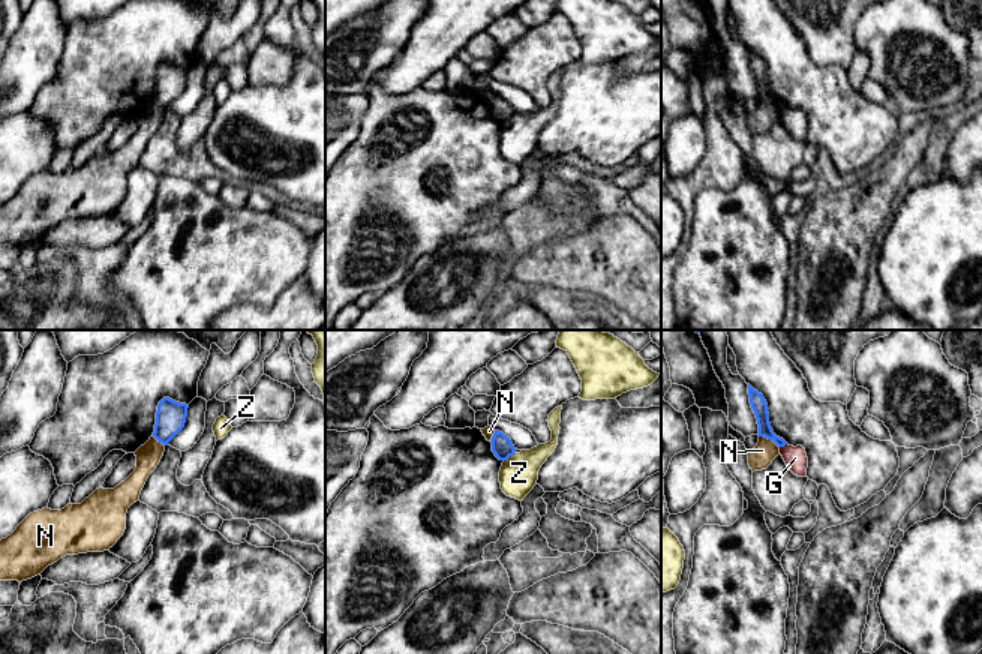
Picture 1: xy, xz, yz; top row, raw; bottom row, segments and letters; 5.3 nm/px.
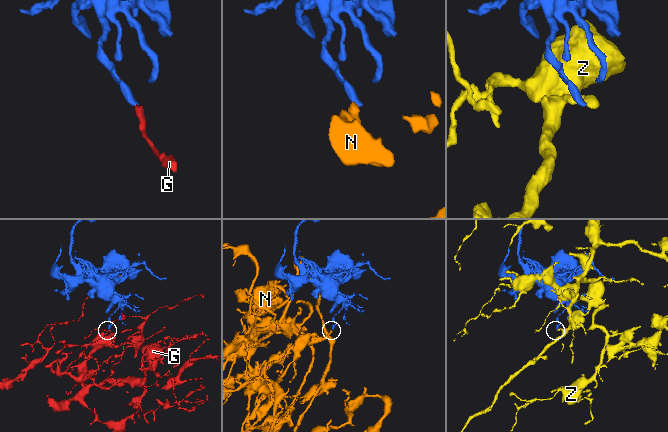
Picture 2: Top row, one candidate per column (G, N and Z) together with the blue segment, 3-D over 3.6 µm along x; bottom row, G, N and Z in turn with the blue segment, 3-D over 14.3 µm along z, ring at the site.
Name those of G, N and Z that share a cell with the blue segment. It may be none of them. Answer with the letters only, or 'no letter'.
no letter

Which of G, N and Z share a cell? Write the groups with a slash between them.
G / N / Z

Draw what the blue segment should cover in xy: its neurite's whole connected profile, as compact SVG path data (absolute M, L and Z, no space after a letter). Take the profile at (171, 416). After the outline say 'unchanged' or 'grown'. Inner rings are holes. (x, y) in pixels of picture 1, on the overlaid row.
M163 398L157 405L153 436L168 446L168 442L184 428L189 405Z | unchanged

